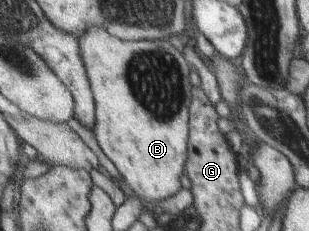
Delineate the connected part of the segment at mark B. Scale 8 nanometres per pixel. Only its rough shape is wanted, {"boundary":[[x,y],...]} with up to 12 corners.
{"boundary":[[80,37],[94,135],[149,208],[181,191],[191,69],[168,40]]}

